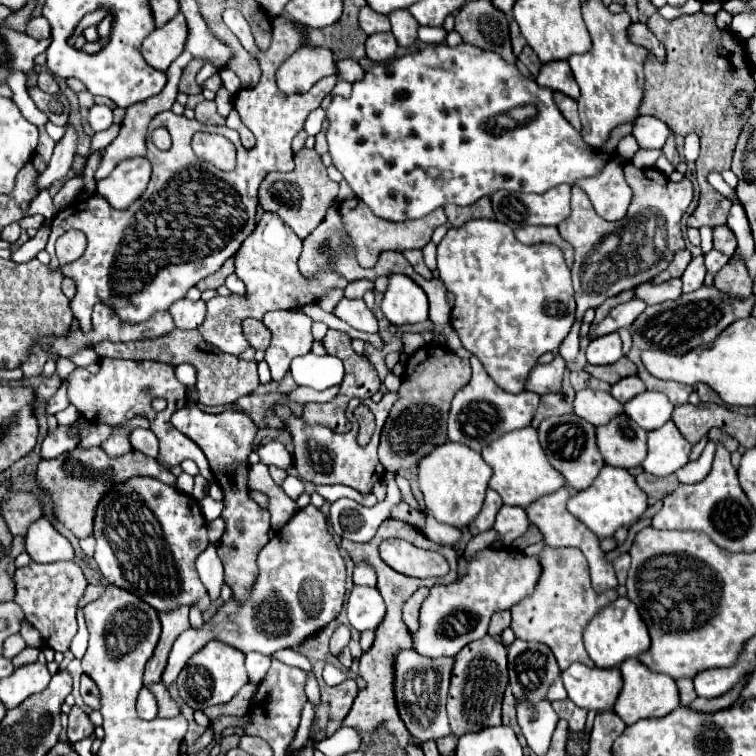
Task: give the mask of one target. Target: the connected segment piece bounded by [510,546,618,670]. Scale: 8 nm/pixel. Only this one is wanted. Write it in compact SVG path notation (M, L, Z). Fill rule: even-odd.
M546 546L538 556L542 564L542 576L536 584L534 594L520 600L520 604L510 610L512 630L516 638L546 644L554 652L562 670L566 670L572 662L594 666L584 648L584 628L600 608L612 604L618 598L616 590L608 590L604 594L596 594L592 590L588 560L584 560L584 554L578 548Z

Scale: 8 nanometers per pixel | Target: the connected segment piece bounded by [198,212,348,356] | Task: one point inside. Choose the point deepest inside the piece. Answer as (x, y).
(266, 261)

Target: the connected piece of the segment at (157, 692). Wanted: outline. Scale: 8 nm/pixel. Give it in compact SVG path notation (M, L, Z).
M156 682L156 684L146 686L146 688L148 688L150 692L154 692L154 696L156 696L156 700L158 700L158 716L176 716L176 714L180 714L178 704L170 698L170 694L168 694L168 690L164 688L162 682Z

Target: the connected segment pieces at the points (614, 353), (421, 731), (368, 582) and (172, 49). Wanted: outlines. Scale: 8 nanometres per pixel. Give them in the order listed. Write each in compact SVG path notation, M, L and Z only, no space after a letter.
M614 332L614 334L594 338L586 348L586 358L594 366L614 364L616 360L622 358L622 340L620 340L620 336Z
M414 648L396 654L396 702L400 716L408 728L408 732L422 740L438 740L450 734L450 724L446 716L446 694L448 694L448 680L450 680L450 666L452 658L436 658L430 660L420 656Z
M356 564L354 568L354 584L356 586L376 586L376 574L366 564Z
M178 14L162 28L156 28L144 40L142 56L152 68L166 70L180 56L180 52L184 52L186 40L188 40L188 24L184 16Z

